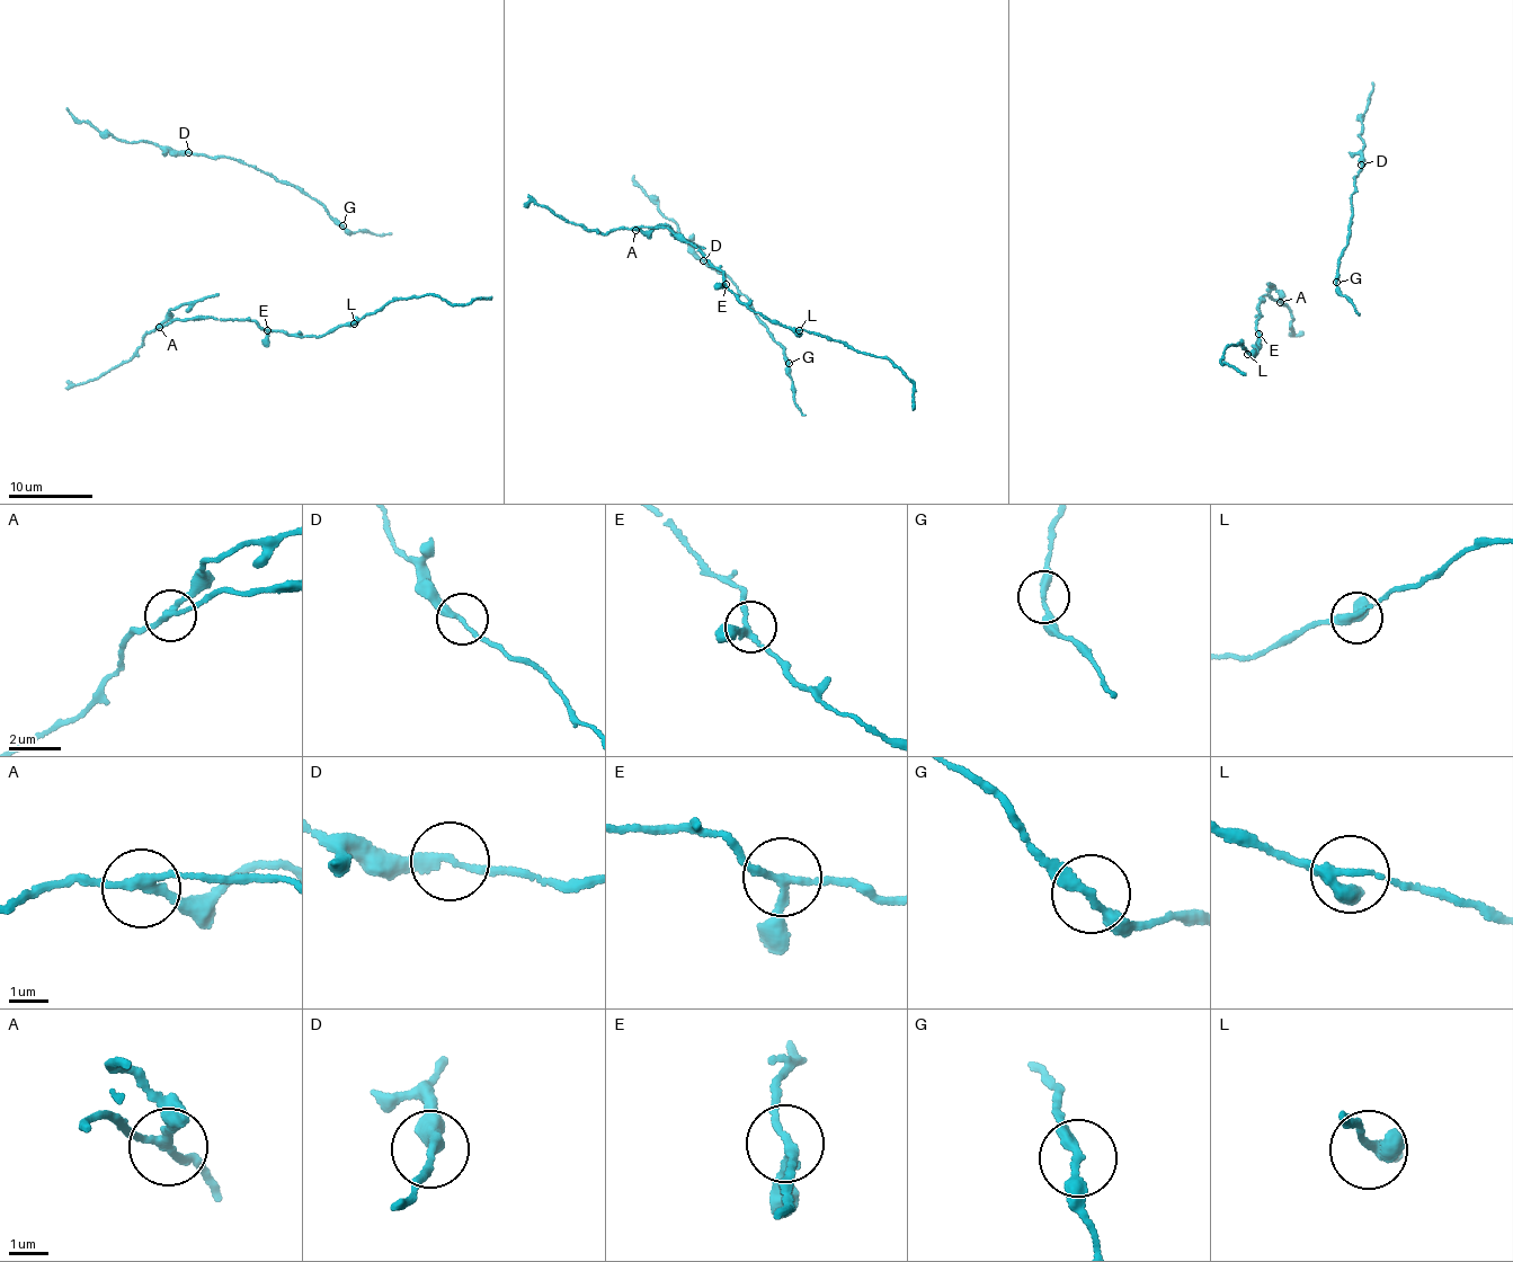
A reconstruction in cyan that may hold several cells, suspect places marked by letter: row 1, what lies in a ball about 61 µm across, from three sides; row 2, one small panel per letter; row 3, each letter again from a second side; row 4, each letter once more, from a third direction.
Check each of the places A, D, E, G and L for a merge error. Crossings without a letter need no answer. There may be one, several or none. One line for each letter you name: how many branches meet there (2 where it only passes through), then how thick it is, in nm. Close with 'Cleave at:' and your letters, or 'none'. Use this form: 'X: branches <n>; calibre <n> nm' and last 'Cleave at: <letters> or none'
A: branches 3; calibre 190 nm
Cleave at: A

